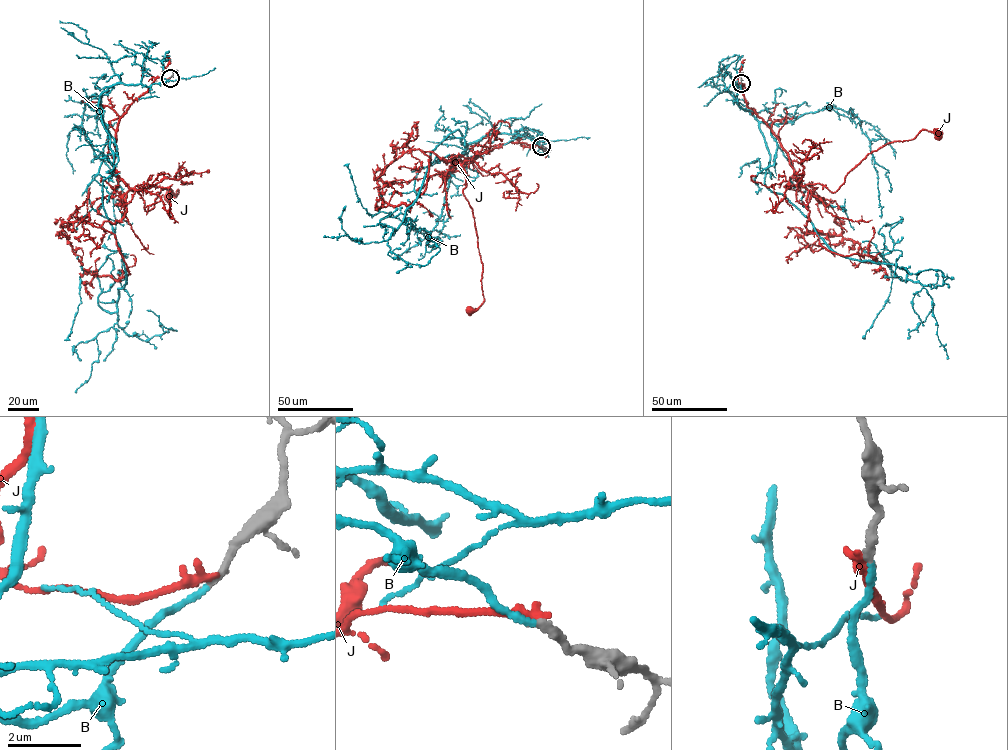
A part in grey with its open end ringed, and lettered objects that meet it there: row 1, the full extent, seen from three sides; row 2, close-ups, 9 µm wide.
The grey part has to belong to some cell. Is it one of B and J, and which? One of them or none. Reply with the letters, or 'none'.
B

